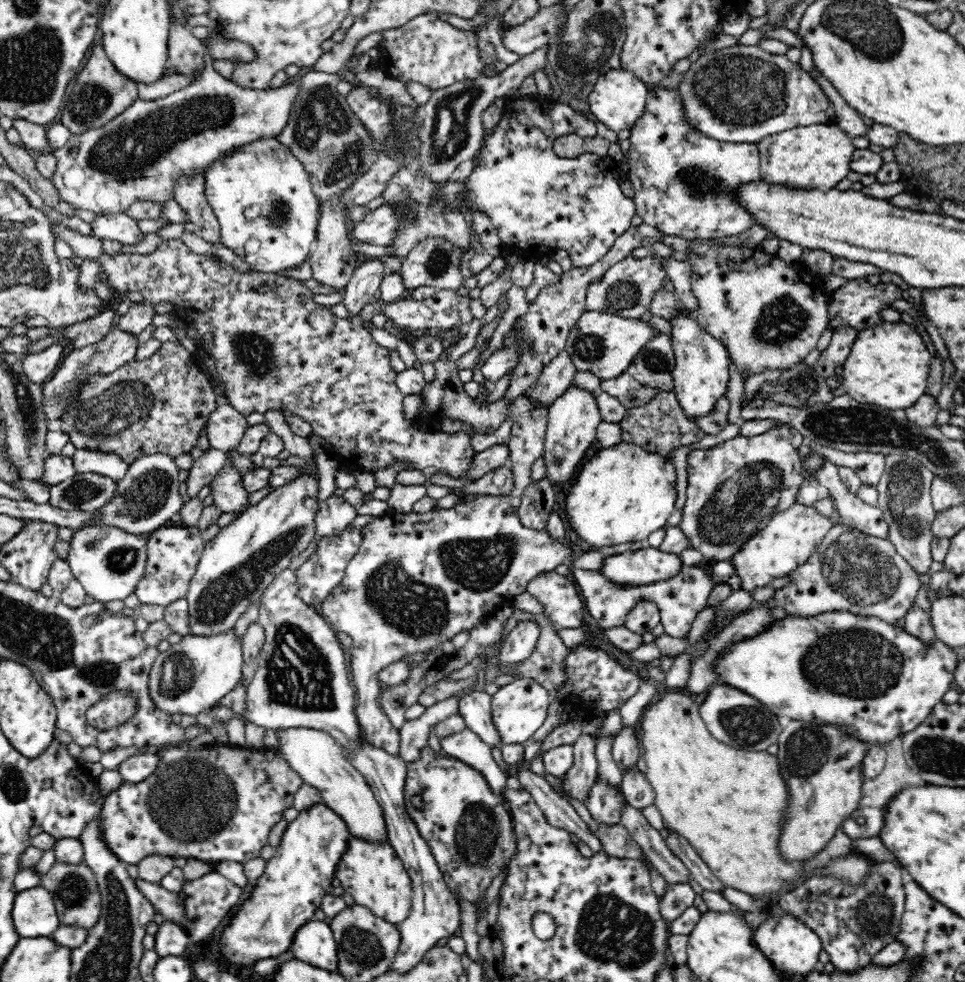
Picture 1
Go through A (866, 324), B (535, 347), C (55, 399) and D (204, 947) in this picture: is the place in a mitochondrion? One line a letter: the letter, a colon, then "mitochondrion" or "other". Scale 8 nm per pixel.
A: other
B: other
C: mitochondrion
D: other

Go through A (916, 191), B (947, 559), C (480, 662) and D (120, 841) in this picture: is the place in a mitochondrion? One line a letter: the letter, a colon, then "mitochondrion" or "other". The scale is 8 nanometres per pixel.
A: other
B: other
C: other
D: other

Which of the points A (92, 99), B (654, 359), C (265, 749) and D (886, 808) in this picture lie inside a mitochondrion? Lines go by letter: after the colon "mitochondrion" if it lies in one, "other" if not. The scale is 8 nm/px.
A: mitochondrion
B: mitochondrion
C: other
D: other

